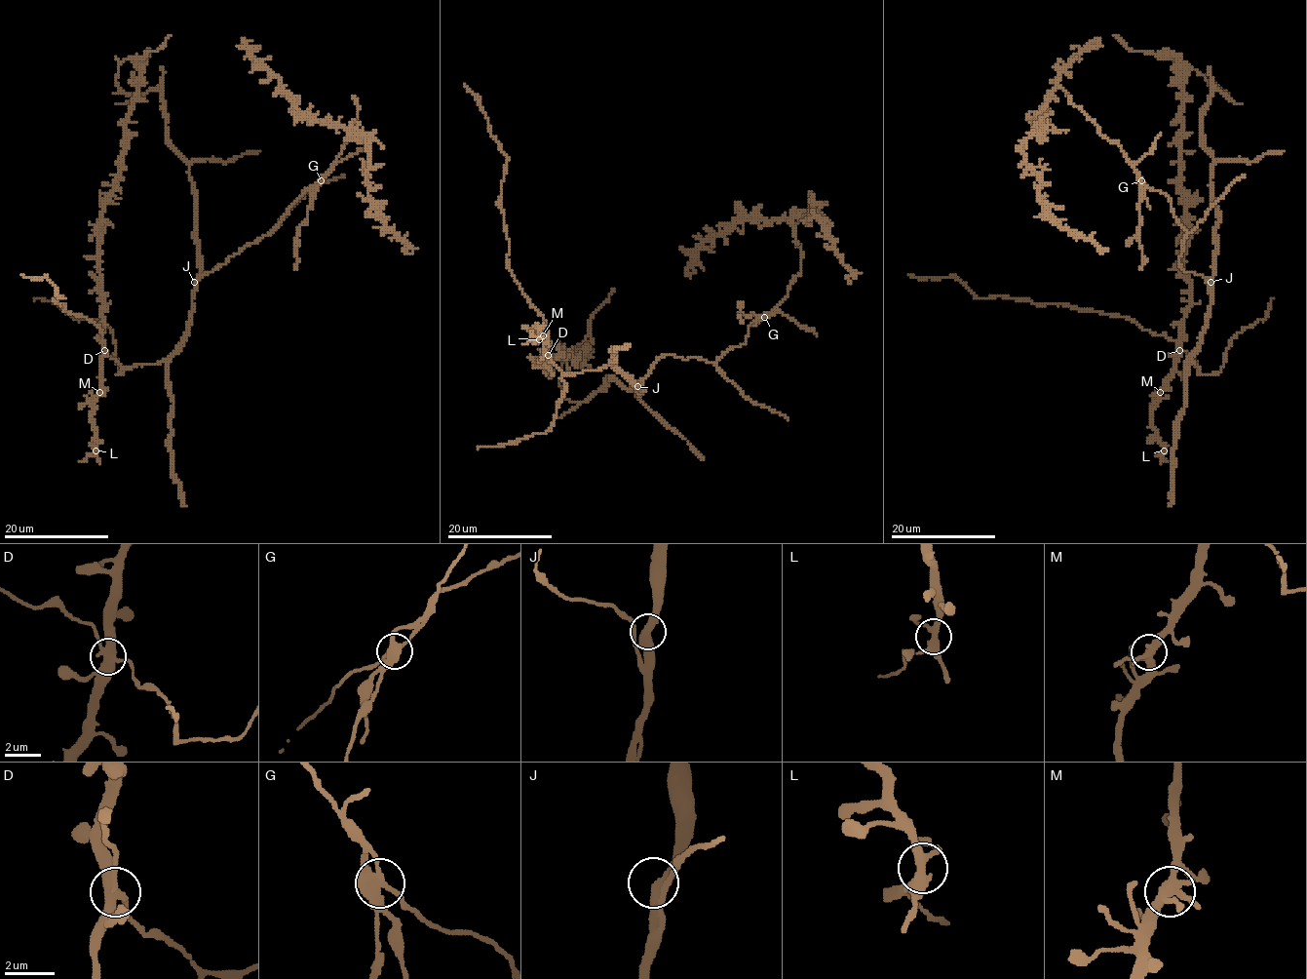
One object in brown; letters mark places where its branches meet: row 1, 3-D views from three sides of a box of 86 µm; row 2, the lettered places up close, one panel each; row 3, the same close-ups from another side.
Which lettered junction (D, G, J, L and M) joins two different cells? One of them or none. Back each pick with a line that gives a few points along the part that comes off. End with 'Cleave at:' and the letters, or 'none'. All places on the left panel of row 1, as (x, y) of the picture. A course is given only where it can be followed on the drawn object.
G: (322, 180), (309, 203), (307, 220), (299, 228), (295, 268)
Cleave at: G

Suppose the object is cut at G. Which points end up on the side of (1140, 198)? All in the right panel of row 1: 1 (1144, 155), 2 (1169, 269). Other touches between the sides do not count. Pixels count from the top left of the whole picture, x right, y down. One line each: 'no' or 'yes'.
1: yes
2: no

